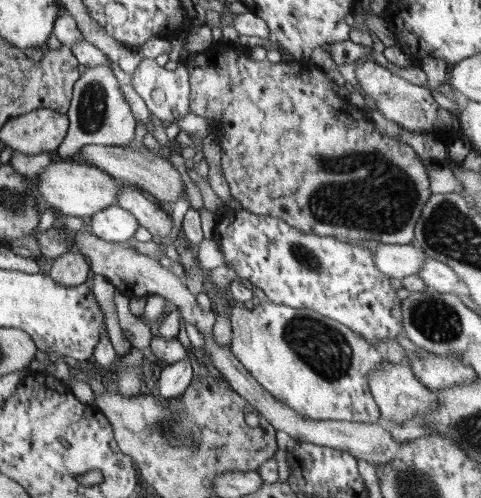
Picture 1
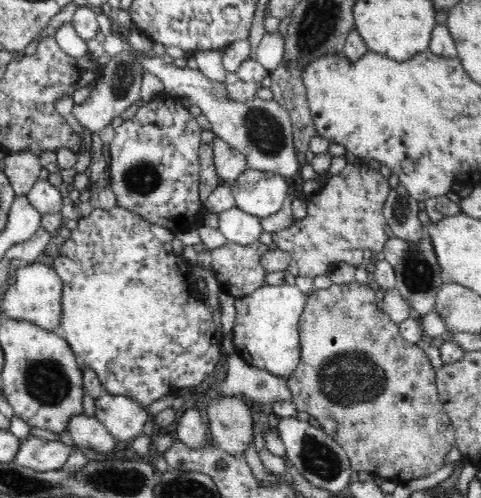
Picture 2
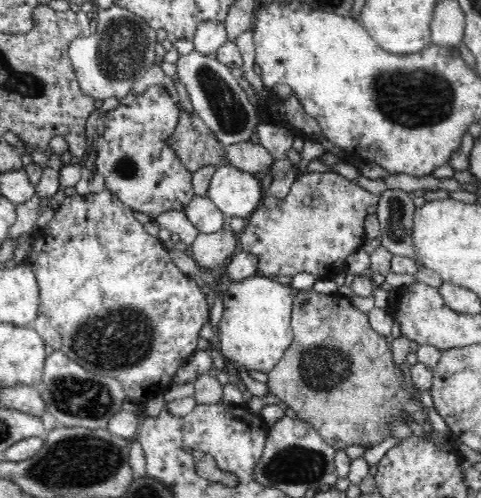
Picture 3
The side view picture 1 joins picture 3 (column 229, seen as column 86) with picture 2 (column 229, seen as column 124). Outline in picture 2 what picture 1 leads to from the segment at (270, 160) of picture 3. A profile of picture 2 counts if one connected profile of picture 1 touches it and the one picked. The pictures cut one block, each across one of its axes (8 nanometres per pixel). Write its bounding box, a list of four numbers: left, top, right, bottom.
[214,138,248,184]

